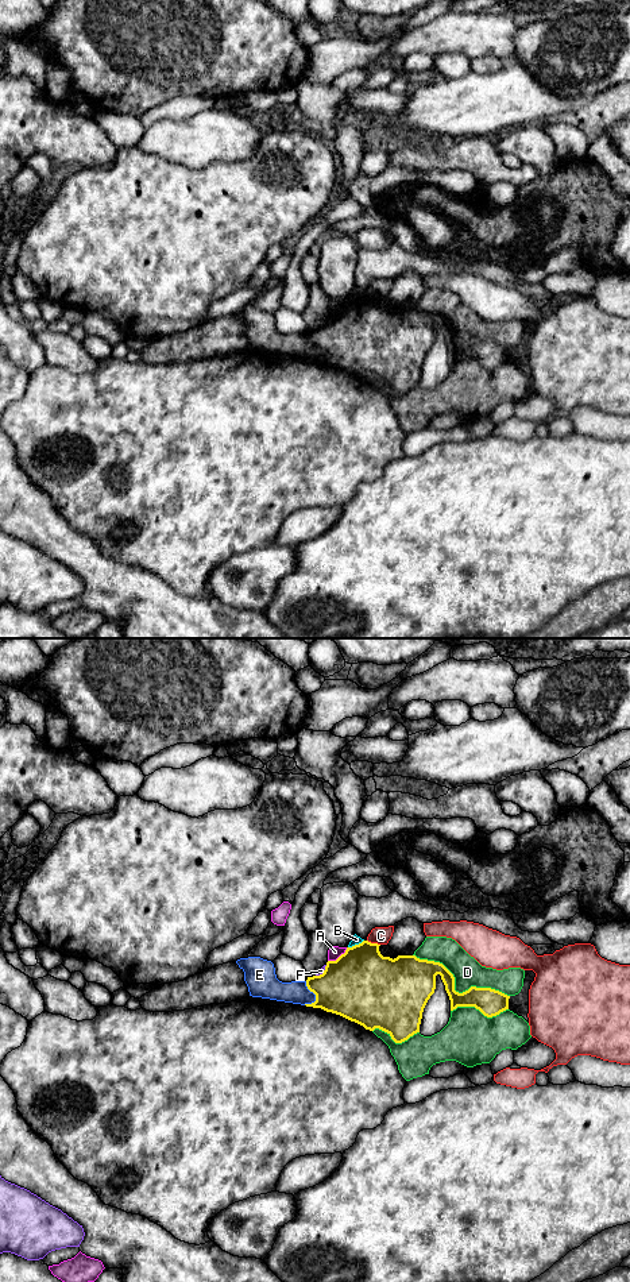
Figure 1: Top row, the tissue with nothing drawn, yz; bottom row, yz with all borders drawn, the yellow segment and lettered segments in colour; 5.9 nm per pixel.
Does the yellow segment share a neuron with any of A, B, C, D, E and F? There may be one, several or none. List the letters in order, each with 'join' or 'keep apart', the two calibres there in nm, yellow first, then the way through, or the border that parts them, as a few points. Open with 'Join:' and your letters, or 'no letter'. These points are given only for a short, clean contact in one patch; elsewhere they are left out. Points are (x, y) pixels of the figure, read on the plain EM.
Join: no letter
A: keep apart; 440 nm thick on the yellow side, 80 nm on the other; border along yz (347, 300), (335, 312), (328, 313)
B: keep apart; 440 nm thick on the yellow side, 50 nm on the other; border along yz (363, 292), (348, 300)
C: keep apart; 420 nm thick on the yellow side, 110 nm on the other
D: keep apart; 280 nm thick on the yellow side, 170 nm on the other
E: keep apart; 380 nm thick on the yellow side, 140 nm on the other; border along yz (305, 333), (305, 338), (314, 347), (314, 352), (310, 356)
F: keep apart; 440 nm thick on the yellow side, 30 nm on the other; border along yz (327, 317), (316, 328)

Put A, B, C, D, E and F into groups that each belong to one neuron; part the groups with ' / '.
A / B / C / D E / F

